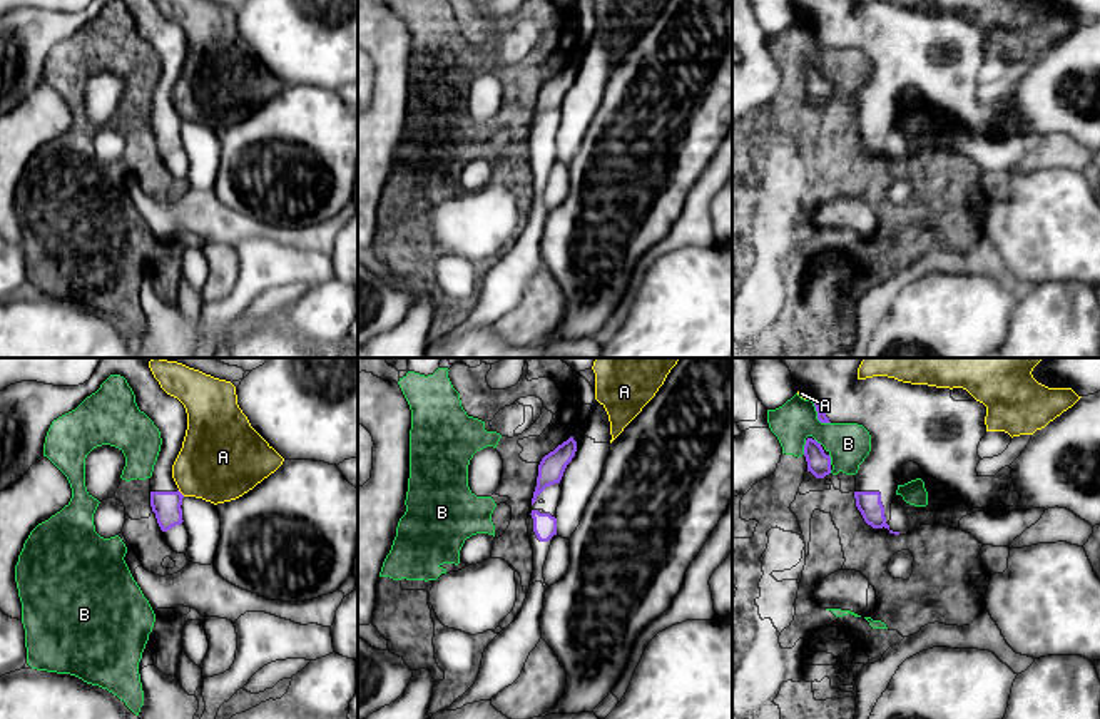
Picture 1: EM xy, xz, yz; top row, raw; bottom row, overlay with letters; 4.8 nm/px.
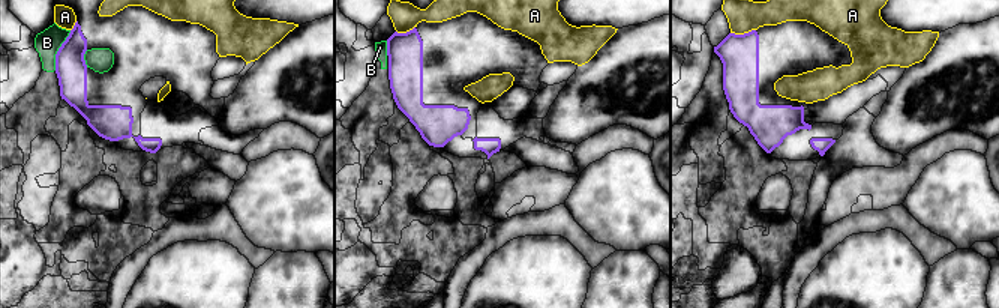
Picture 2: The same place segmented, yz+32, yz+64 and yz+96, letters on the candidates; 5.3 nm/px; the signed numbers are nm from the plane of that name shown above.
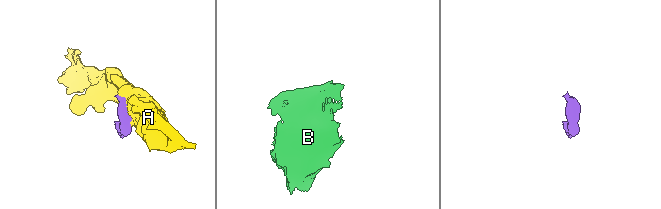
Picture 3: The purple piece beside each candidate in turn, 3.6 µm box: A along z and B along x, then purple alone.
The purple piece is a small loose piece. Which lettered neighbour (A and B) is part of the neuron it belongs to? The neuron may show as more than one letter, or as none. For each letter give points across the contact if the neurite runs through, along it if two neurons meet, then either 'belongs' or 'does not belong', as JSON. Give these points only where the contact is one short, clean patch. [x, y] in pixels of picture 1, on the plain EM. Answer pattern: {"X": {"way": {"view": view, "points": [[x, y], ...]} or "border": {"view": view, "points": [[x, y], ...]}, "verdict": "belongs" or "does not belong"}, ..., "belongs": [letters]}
{"A": {"verdict": "does not belong"}, "B": {"verdict": "does not belong"}, "belongs": []}

